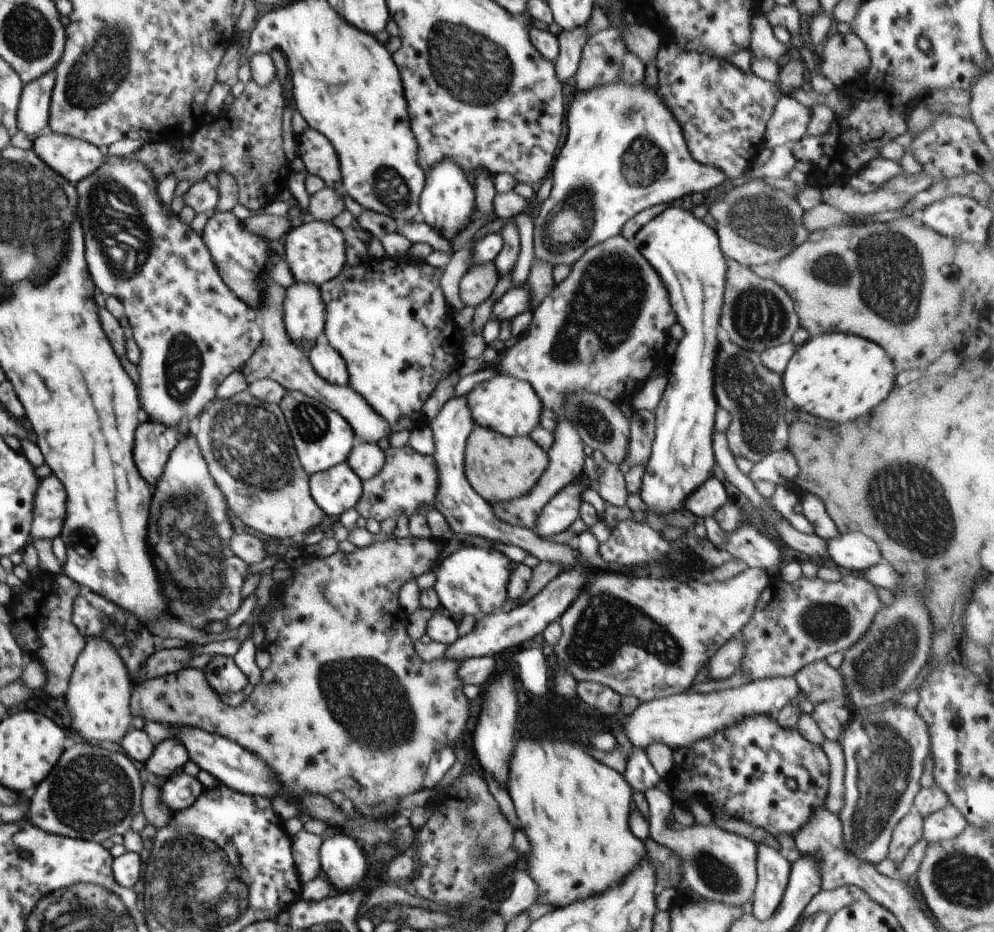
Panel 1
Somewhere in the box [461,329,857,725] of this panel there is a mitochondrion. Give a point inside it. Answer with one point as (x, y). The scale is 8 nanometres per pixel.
(608, 625)

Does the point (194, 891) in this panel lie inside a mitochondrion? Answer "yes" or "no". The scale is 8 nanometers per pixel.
yes

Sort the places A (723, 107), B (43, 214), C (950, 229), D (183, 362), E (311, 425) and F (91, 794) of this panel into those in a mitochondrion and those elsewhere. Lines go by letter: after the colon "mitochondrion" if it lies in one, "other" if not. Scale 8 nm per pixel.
A: other
B: mitochondrion
C: other
D: mitochondrion
E: mitochondrion
F: mitochondrion

